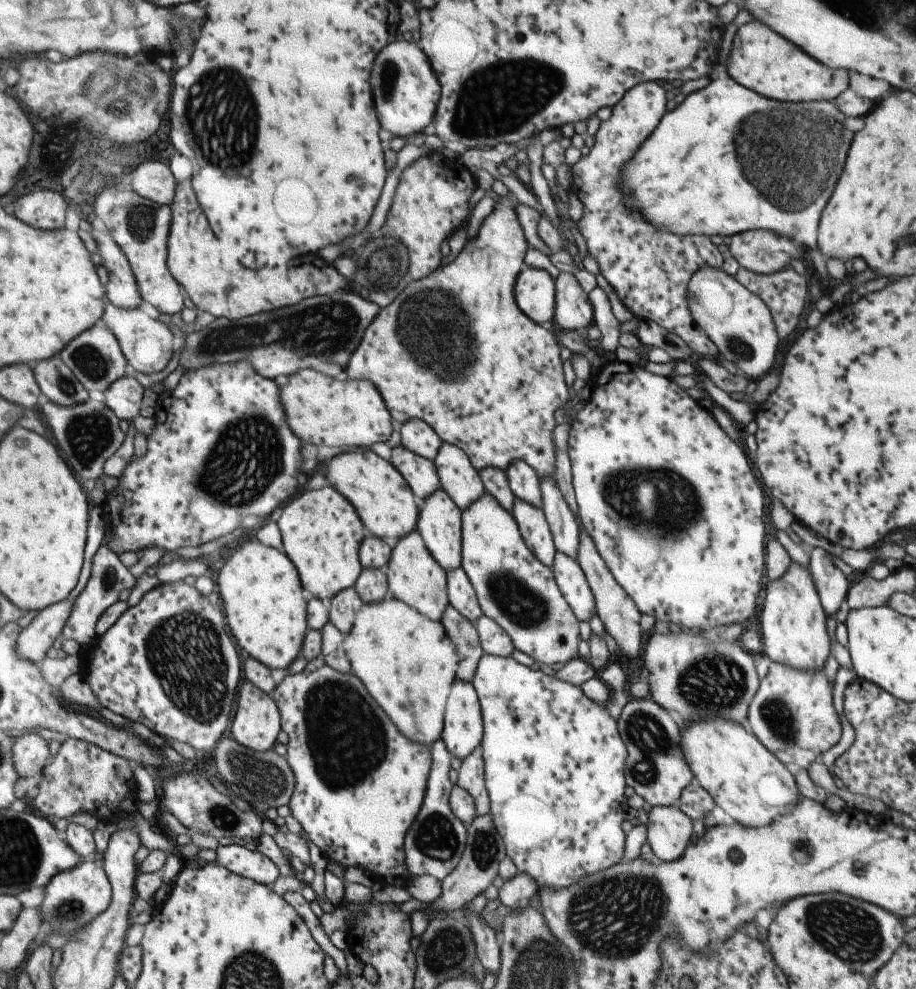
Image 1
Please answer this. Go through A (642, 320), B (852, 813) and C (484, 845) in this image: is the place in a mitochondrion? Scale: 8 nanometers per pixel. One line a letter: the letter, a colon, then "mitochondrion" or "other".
A: other
B: other
C: mitochondrion

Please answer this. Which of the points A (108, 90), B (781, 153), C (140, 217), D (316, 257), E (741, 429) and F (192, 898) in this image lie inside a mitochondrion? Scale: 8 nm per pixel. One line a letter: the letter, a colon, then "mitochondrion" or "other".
A: mitochondrion
B: mitochondrion
C: mitochondrion
D: other
E: other
F: other

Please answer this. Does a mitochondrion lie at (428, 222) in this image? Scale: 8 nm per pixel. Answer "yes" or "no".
no

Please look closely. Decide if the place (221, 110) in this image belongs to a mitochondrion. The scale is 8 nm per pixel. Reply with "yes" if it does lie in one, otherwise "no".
yes

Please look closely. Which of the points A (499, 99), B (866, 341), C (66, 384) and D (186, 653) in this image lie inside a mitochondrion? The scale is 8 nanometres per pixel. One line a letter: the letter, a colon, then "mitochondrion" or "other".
A: mitochondrion
B: other
C: mitochondrion
D: mitochondrion

